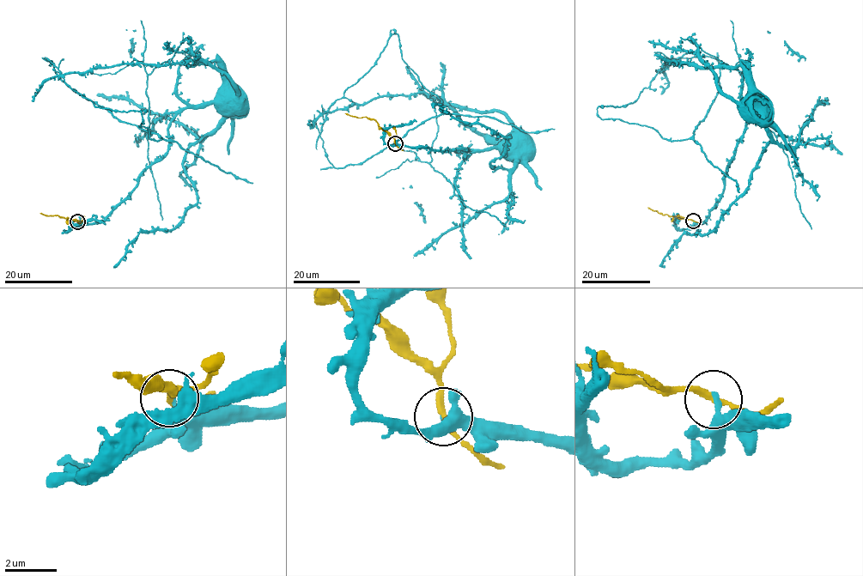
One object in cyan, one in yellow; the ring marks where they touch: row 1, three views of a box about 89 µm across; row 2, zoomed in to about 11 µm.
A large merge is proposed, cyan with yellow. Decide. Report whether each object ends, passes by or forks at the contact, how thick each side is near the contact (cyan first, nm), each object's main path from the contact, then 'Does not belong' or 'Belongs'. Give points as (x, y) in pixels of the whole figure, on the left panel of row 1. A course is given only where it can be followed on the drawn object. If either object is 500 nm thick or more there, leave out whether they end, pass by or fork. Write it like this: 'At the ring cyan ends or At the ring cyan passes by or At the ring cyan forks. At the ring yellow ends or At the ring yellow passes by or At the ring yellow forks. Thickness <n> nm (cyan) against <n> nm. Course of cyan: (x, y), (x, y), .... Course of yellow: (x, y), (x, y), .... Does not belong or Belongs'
At the ring cyan ends. At the ring yellow passes by. Thickness 280 nm (cyan) against 200 nm. Course of cyan: (77, 222), (103, 222), (118, 206), (136, 178), (167, 151), (169, 123), (177, 114), (233, 93). Course of yellow: (77, 222), (39, 213). Does not belong

